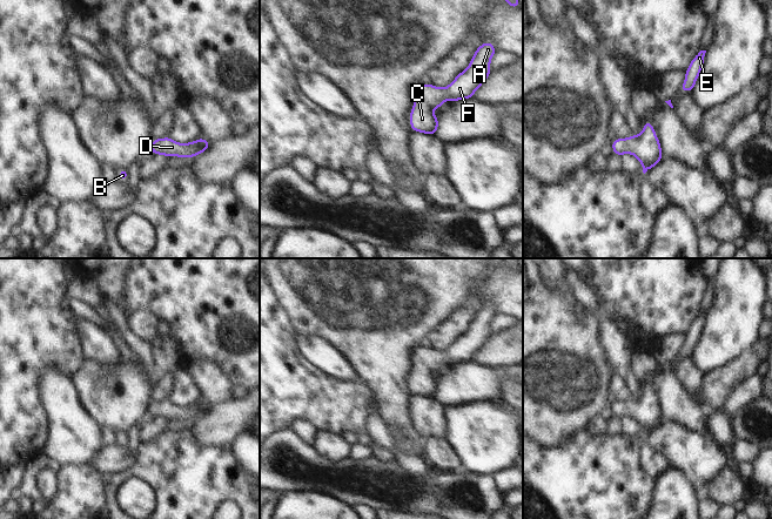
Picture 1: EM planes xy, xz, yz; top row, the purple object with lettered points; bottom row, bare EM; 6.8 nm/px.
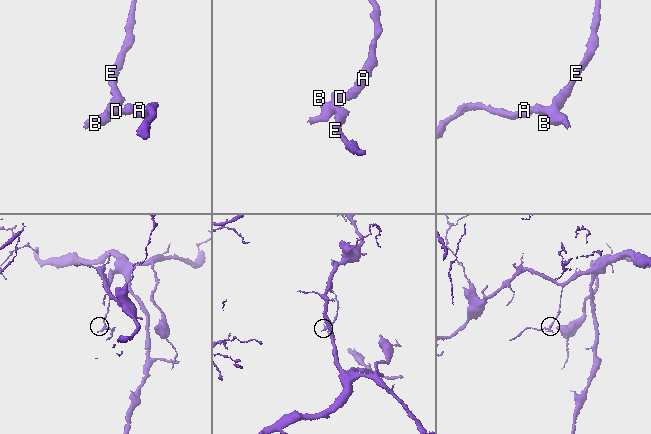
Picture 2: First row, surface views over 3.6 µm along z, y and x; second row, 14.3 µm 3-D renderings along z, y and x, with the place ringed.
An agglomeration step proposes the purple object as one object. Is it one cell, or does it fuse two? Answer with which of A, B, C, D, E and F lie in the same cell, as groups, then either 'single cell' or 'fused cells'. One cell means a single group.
groups A B C D E F; single cell

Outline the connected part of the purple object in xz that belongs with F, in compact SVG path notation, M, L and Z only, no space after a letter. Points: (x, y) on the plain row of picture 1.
M488 304L477 310L470 329L459 336L447 351L438 351L431 346L416 346L414 371L409 378L411 393L436 398L438 380L432 377L432 372L442 371L445 363L472 362L477 351L490 338L490 322L496 315L495 309Z

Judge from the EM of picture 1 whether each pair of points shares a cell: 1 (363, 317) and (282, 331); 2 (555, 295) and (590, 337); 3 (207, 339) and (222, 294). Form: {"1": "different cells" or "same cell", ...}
{"1": "different cells", "2": "same cell", "3": "same cell"}

